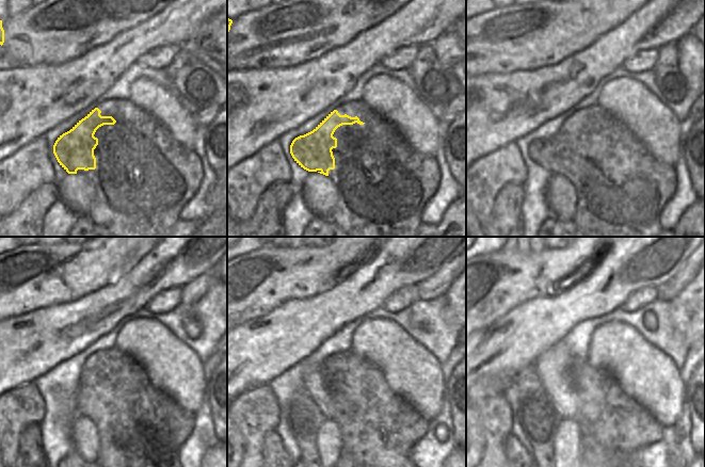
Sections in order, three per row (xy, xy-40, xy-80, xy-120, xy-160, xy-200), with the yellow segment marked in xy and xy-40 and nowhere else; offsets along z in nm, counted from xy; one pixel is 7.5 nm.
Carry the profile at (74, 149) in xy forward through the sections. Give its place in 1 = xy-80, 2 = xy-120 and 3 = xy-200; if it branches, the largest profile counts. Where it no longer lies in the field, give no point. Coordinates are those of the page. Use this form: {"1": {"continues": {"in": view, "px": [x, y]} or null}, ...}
{"1": {"continues": {"in": "xy-80", "px": [554, 154]}}, "2": {"continues": {"in": "xy-120", "px": [84, 403]}}, "3": {"continues": {"in": "xy-200", "px": [574, 368]}}}

